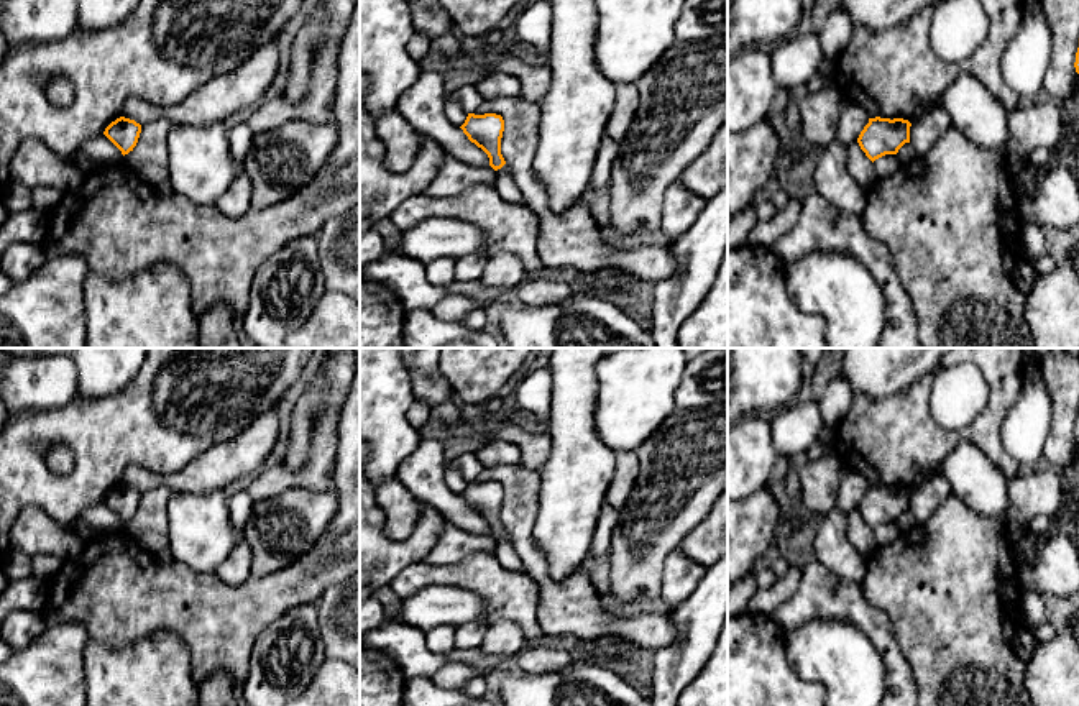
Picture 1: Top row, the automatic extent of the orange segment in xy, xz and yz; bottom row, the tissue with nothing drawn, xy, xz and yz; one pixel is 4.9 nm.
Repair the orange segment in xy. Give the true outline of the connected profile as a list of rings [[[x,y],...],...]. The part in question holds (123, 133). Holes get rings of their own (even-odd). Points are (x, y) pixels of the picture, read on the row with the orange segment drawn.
[[[125,117],[112,121],[103,131],[103,135],[122,151],[123,156],[133,151],[140,133],[141,125]]]

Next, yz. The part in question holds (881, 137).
[[[869,118],[857,143],[874,163],[885,154],[897,154],[905,143],[910,143],[910,126],[911,123],[903,118]]]

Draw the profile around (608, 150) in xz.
[[[604,133],[590,179],[590,186],[593,189],[601,189],[609,182],[611,167],[618,156],[618,151],[619,143],[614,141],[608,133]]]

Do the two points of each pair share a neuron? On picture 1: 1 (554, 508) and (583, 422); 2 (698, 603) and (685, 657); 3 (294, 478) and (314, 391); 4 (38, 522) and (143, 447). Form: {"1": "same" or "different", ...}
{"1": "same", "2": "same", "3": "different", "4": "different"}

